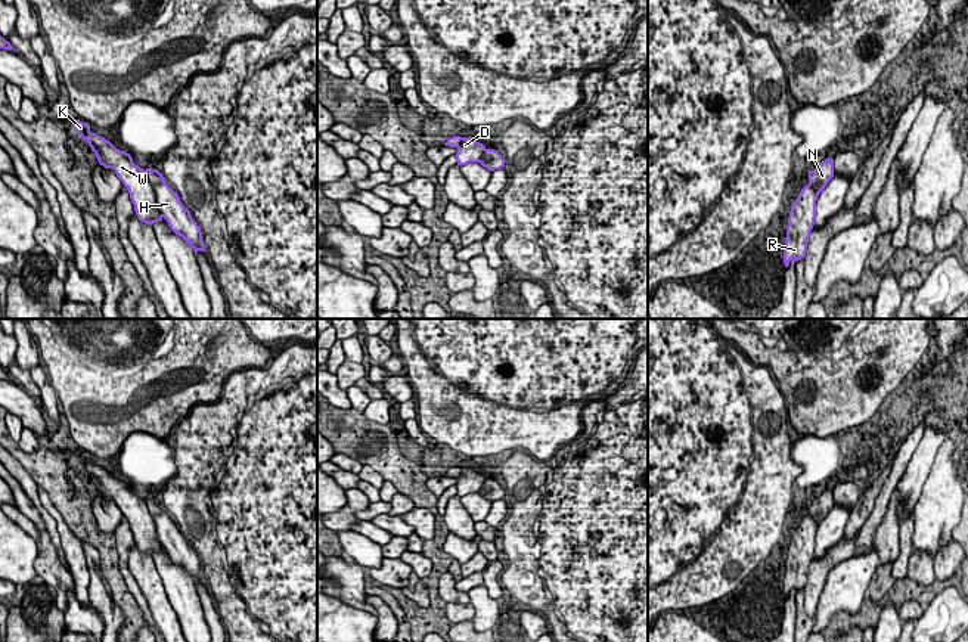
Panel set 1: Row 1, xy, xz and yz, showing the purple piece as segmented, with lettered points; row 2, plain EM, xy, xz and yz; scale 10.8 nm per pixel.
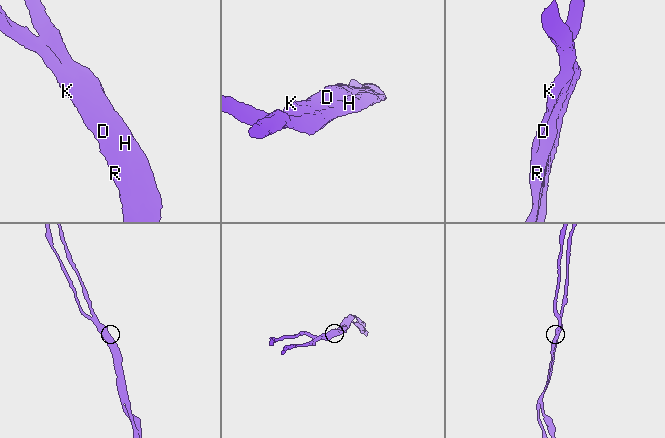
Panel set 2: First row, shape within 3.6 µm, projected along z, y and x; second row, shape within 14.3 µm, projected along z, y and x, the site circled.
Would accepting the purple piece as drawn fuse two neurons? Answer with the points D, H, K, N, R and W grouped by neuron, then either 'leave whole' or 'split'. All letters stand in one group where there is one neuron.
D K R W / H N; split

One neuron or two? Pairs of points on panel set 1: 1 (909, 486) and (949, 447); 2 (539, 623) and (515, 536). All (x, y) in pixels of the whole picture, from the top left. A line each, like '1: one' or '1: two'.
1: two
2: two

